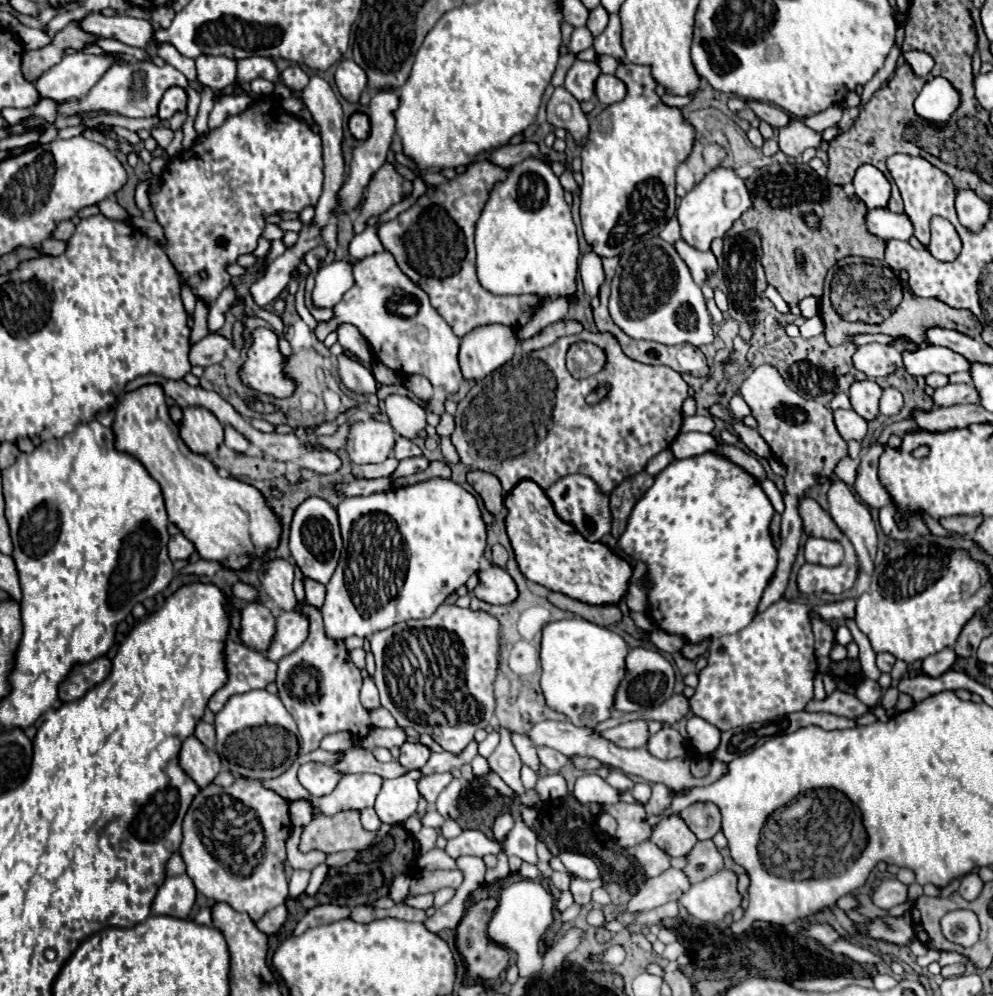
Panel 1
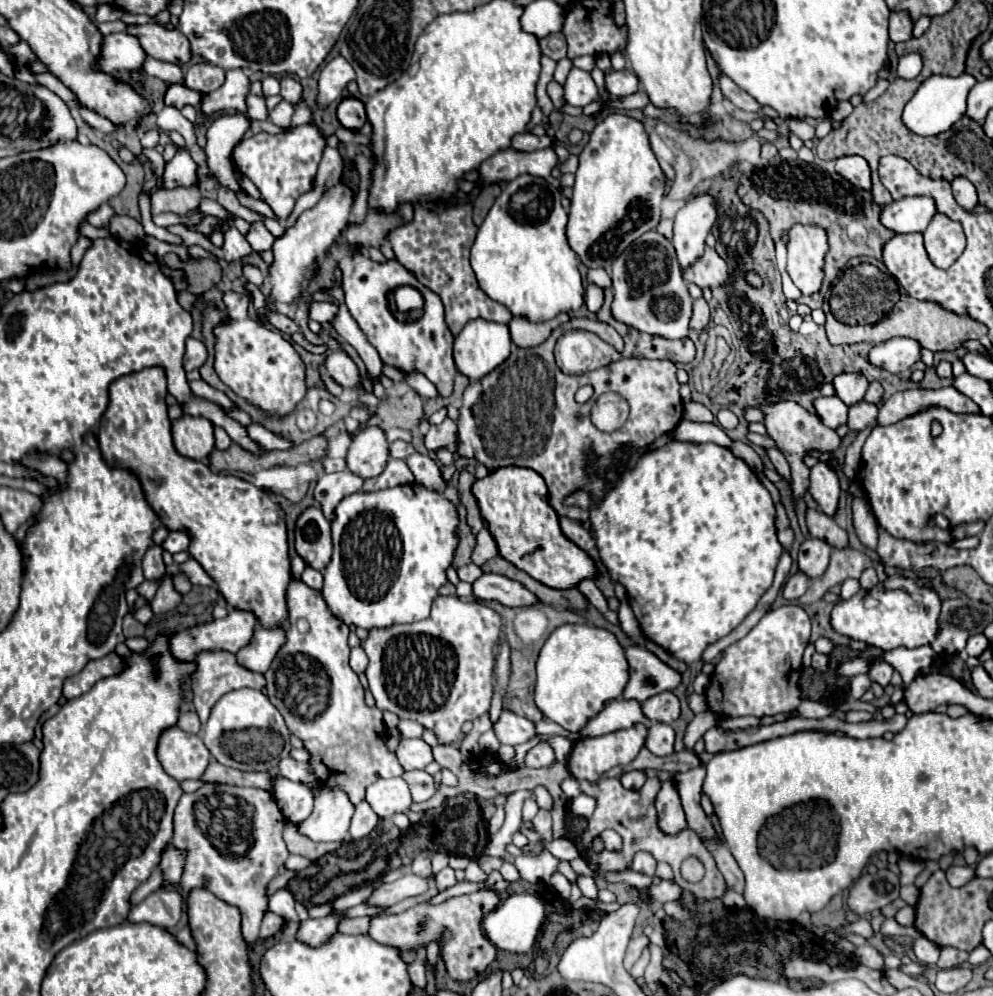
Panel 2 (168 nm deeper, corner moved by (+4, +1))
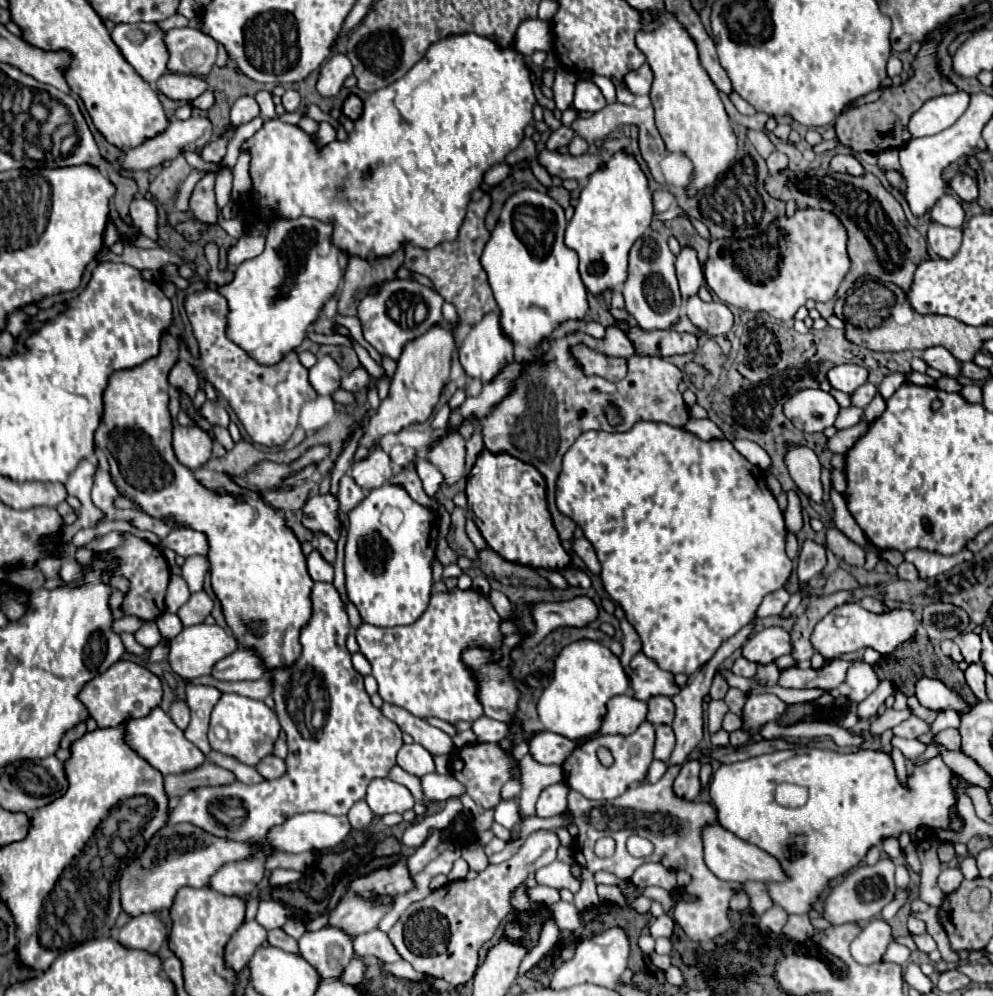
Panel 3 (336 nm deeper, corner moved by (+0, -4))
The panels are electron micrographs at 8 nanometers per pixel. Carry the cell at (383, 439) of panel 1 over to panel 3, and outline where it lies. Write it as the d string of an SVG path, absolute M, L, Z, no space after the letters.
M376 447L368 459L352 465L350 475L356 481L356 485L360 485L362 489L370 491L370 489L382 487L392 477L392 463L390 463L388 453Z

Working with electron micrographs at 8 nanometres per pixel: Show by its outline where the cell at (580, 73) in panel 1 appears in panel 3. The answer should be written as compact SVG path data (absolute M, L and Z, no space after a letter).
M578 81L576 83L576 93L574 93L574 107L578 111L590 111L596 113L606 107L606 99L602 91L590 83L590 81Z

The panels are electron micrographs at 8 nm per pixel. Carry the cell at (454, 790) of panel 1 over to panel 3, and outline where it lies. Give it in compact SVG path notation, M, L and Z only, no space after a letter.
M428 773L420 777L420 787L426 799L434 799L434 801L446 801L454 795L464 793L464 787L460 787L460 783L452 779L452 775L440 775L440 773Z

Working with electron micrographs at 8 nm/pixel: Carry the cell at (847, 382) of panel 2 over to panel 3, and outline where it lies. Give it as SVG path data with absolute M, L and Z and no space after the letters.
M844 363L844 365L836 365L828 371L828 381L834 389L844 391L844 393L852 393L856 391L856 387L864 385L868 379L868 371L860 365L852 365L852 363Z

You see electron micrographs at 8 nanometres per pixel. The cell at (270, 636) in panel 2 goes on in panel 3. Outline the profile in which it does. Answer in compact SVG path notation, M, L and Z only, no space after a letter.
M238 647L212 667L212 677L218 681L254 681L264 675L266 669L260 663L260 655L246 647Z

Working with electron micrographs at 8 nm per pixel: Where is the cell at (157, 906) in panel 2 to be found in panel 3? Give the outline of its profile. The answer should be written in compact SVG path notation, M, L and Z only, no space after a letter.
M156 913L140 915L130 919L118 931L118 943L128 949L142 949L148 953L156 953L160 945L166 941L166 927Z

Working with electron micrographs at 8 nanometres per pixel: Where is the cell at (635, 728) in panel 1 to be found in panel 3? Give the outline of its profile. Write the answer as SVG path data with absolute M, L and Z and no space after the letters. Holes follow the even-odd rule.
M644 721L632 735L600 735L598 739L578 745L570 753L570 757L564 761L564 783L588 799L616 799L628 787L646 781L646 773L652 763L652 749L654 749L654 725L648 721ZM598 747L610 749L614 757L614 763L610 767L604 767L598 761L596 755Z

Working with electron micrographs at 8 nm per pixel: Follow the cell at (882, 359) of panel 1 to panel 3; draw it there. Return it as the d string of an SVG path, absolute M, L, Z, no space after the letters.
M930 347L922 353L922 359L948 377L960 377L960 361L944 347Z

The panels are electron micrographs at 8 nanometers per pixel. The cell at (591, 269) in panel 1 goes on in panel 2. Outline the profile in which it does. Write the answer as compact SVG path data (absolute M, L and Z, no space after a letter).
M590 268L588 274L586 274L586 280L588 280L588 284L596 284L600 288L608 288L610 286L610 276L606 274L604 268L596 268L596 270Z

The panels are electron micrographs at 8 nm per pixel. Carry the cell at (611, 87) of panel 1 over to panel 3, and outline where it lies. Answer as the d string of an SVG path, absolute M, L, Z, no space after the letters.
M644 63L640 69L626 75L626 85L634 95L648 95L652 85L652 69L648 63Z

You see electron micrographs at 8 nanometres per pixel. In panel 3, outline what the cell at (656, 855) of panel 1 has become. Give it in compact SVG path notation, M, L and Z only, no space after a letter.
M644 863L644 865L640 865L632 875L632 883L638 889L644 889L648 885L656 885L656 887L662 887L666 891L674 891L678 887L676 885L676 871L660 867L660 863Z

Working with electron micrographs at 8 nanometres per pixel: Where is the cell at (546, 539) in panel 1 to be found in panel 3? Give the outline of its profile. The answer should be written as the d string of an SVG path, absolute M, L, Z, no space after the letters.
M486 447L476 457L466 477L468 511L488 547L512 563L544 569L562 569L570 555L560 545L552 517L546 507L546 483L540 471L508 453L490 453Z

